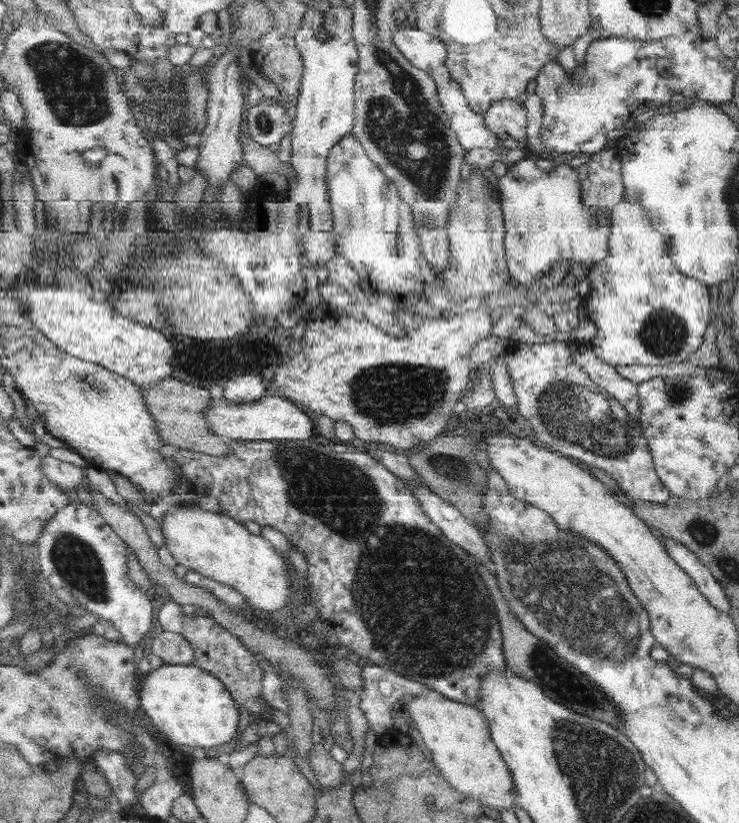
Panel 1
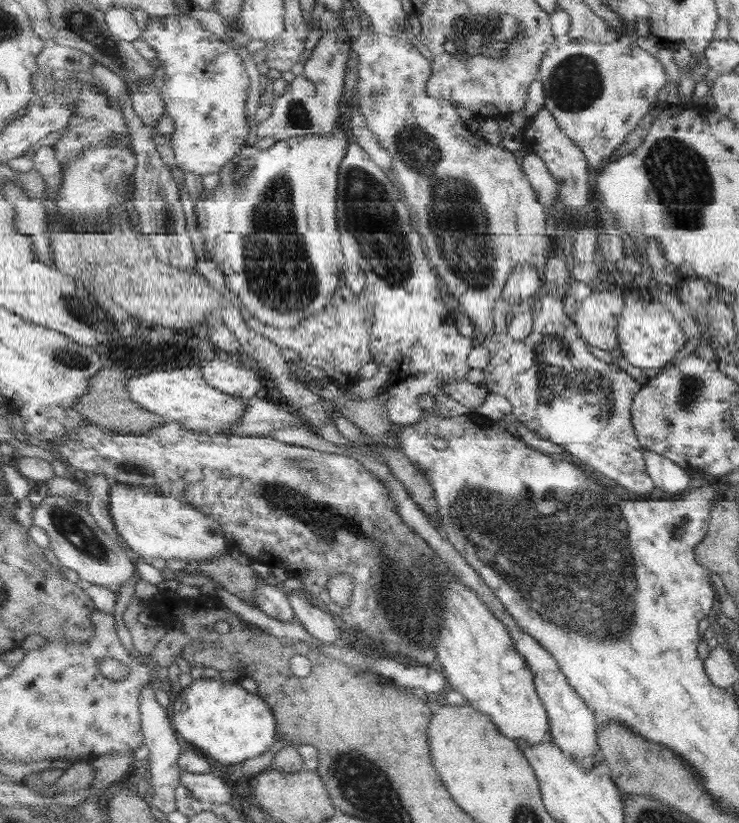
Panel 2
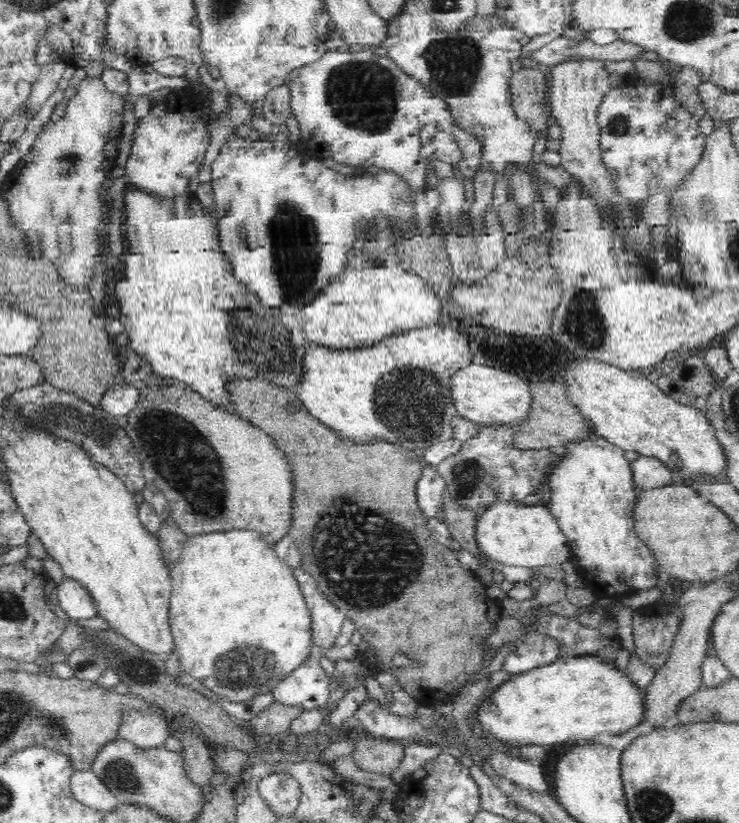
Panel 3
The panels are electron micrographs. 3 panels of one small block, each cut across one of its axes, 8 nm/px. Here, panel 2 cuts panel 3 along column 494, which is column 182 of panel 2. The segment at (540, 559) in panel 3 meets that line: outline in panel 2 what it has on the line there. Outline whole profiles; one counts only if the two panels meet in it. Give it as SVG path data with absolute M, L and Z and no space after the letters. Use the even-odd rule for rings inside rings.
M116 482L110 492L110 510L119 538L139 560L179 559L187 563L208 562L232 550L221 524L177 497L163 496L143 485Z

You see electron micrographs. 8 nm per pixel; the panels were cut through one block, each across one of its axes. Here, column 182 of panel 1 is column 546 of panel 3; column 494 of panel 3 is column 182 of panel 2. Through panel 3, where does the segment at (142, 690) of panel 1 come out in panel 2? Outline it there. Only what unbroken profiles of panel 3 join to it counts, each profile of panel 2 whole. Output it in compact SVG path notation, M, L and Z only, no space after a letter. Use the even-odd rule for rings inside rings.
M192 679L172 706L176 731L222 765L239 764L267 752L277 740L277 719L259 694L247 692L238 683L215 679Z

